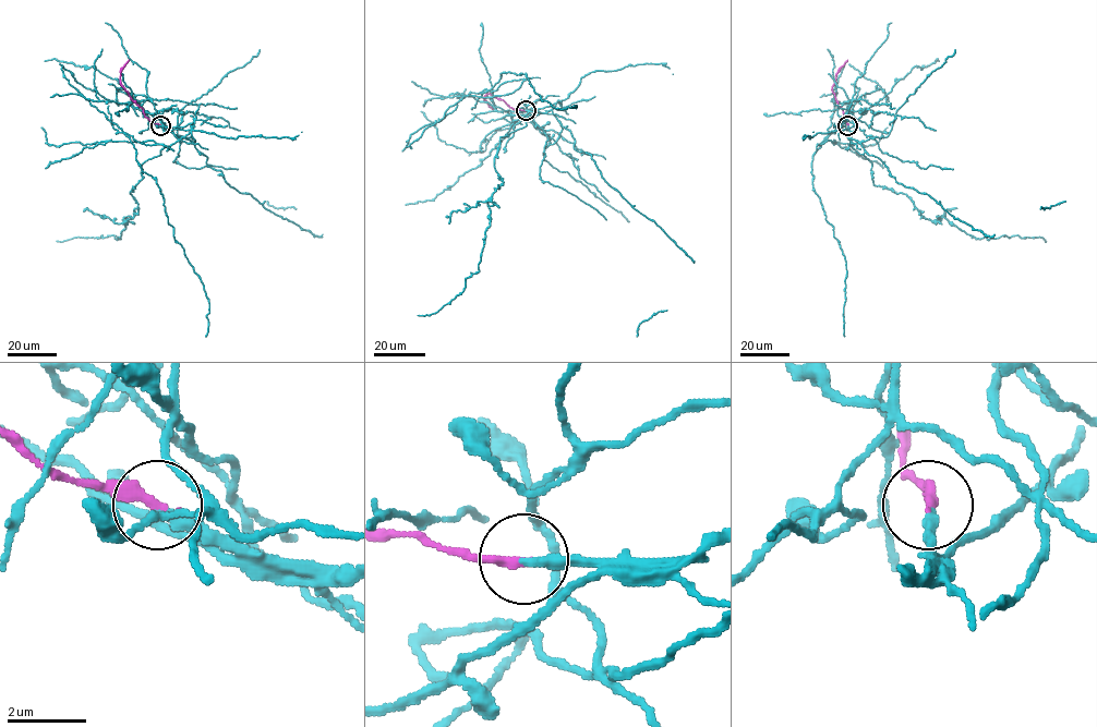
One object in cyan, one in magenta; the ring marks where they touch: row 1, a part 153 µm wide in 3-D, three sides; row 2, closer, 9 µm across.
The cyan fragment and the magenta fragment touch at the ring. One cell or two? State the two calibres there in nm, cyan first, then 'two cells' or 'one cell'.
300/300 nm | two cells

